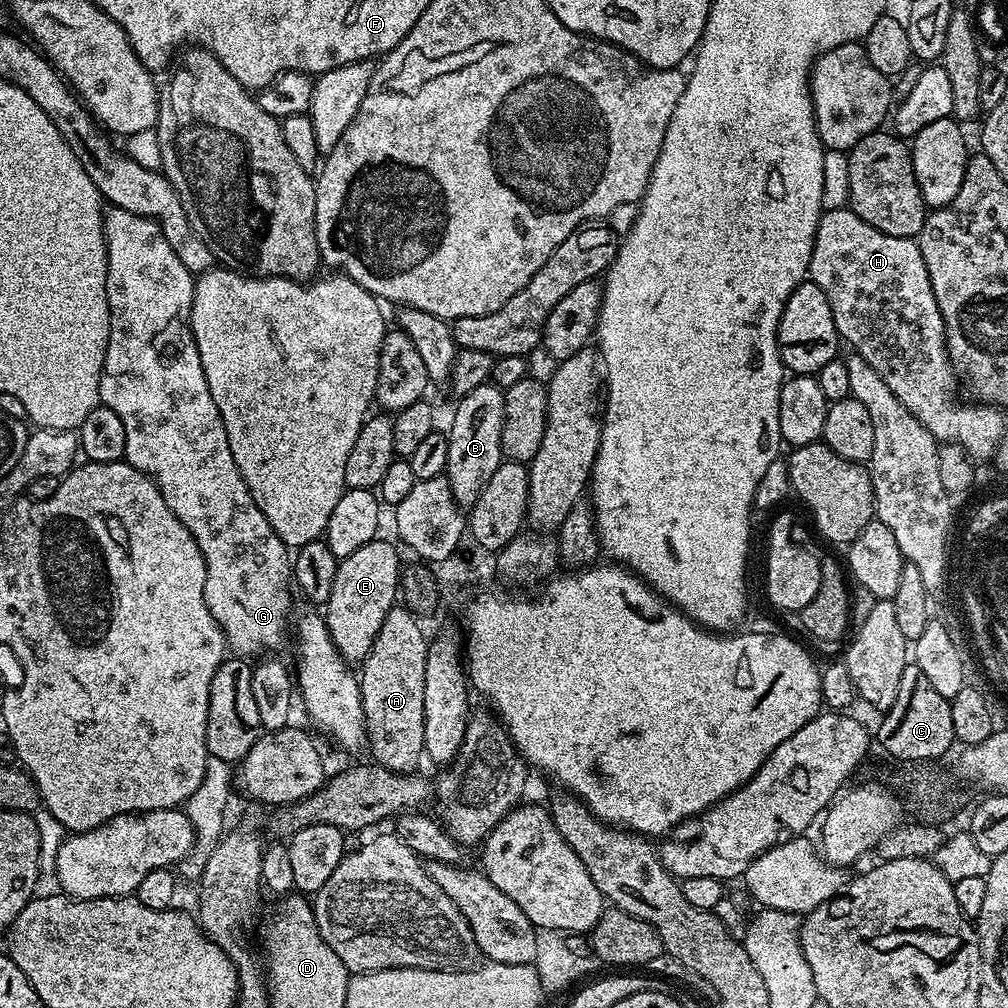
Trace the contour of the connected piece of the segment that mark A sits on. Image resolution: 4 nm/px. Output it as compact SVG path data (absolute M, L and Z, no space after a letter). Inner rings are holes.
M393 606L386 614L386 618L382 618L382 630L378 630L378 634L374 638L374 642L370 646L370 650L364 655L362 663L358 668L358 679L360 681L360 697L362 698L362 714L364 715L364 730L366 733L367 751L372 751L372 756L377 765L381 768L388 768L391 772L399 772L408 774L413 771L412 768L424 756L424 707L426 706L426 658L428 657L429 637L424 637L424 632L420 629L421 622L417 615L409 611L404 606Z

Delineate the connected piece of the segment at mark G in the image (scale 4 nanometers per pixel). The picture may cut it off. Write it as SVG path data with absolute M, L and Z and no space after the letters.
M109 207L104 214L104 241L108 247L108 269L106 270L106 298L110 306L110 342L106 346L106 358L104 369L100 379L100 404L105 408L114 410L118 418L122 418L122 427L126 430L126 450L124 460L130 465L144 472L158 486L162 498L166 498L166 506L174 510L178 522L190 530L192 537L198 542L198 550L202 550L206 562L206 586L204 597L206 606L218 622L218 626L224 632L224 638L229 649L232 648L237 657L255 658L265 654L276 654L284 643L290 640L290 612L288 616L288 603L292 600L293 589L290 581L293 579L292 566L290 563L290 549L284 545L282 538L274 534L272 524L266 522L266 514L258 510L256 499L248 492L248 484L242 478L238 462L234 462L234 454L230 450L230 442L226 442L226 426L222 426L222 414L218 414L218 406L214 398L210 398L210 386L206 374L202 370L202 358L198 354L198 346L194 342L192 333L192 299L196 293L197 281L194 273L182 266L178 254L166 242L166 234L158 226L158 222L151 216L139 216L130 214L130 210Z

